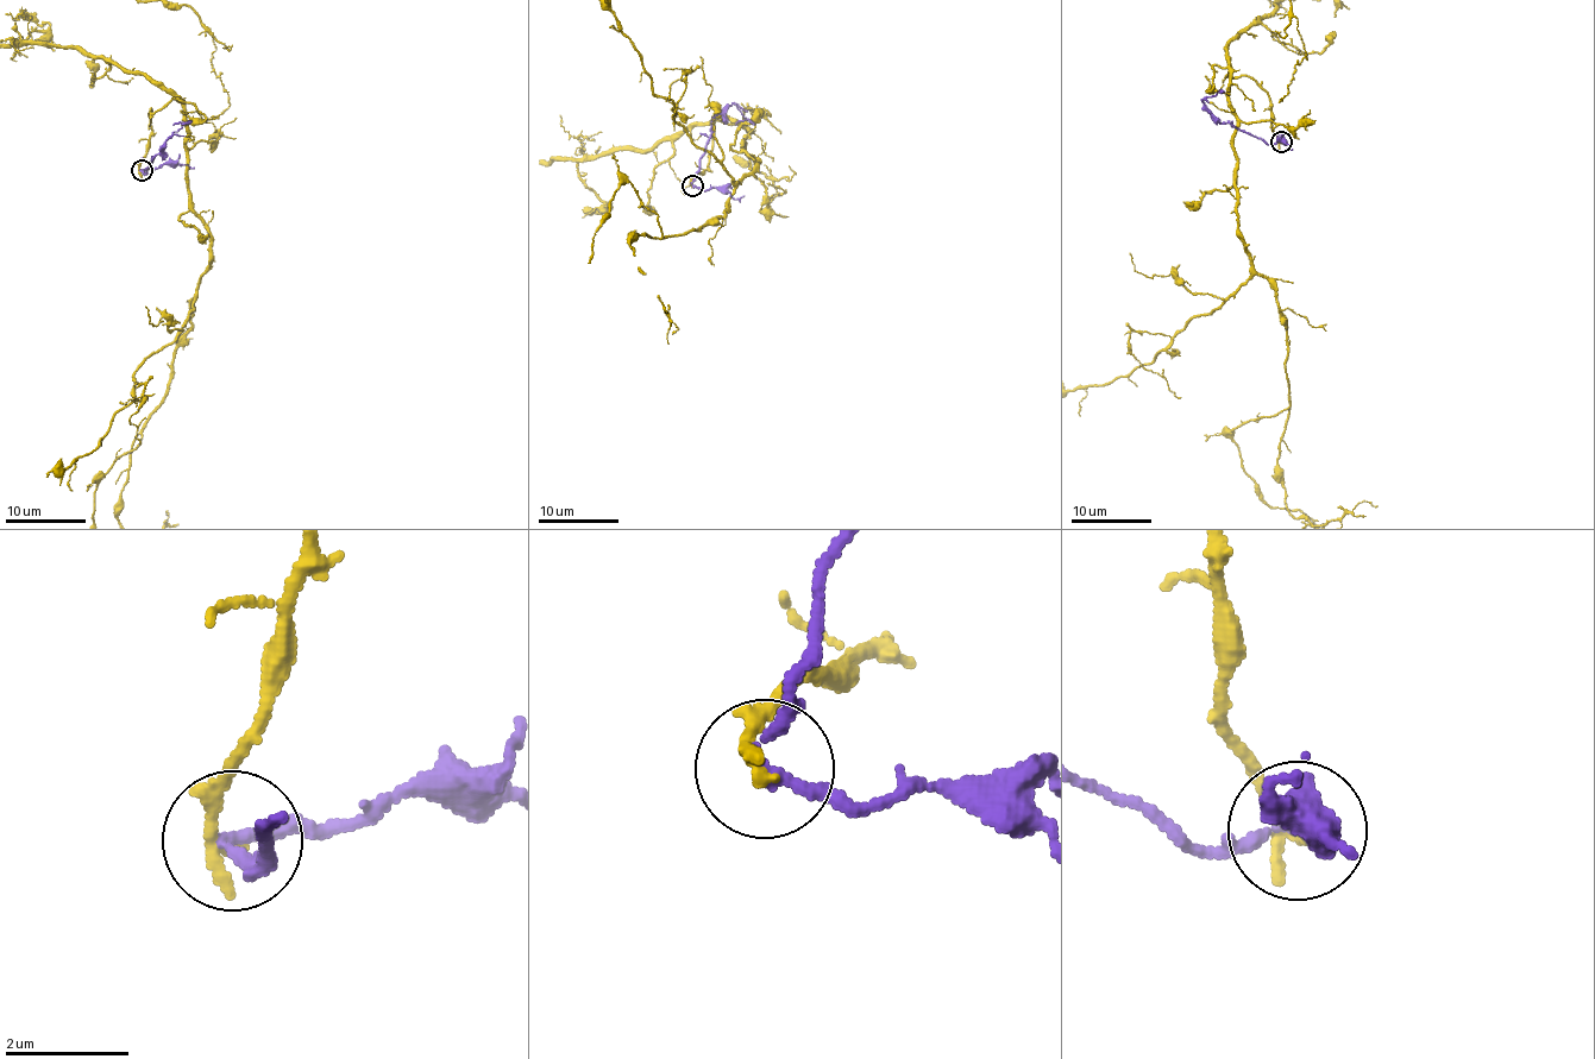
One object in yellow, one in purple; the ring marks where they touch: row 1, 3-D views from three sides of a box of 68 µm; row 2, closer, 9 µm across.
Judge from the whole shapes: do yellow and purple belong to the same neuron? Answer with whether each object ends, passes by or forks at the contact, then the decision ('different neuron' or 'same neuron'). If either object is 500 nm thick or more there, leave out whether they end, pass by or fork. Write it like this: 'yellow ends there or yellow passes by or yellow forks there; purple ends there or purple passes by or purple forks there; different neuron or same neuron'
yellow ends there; purple passes by; different neuron

